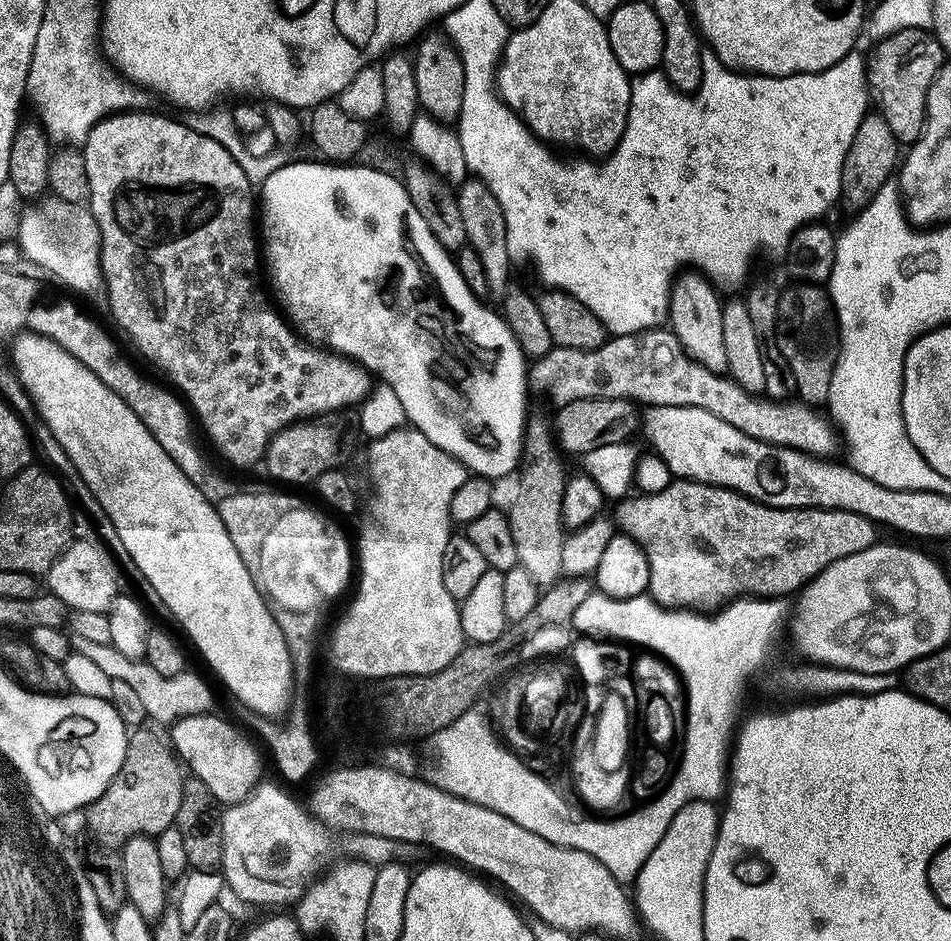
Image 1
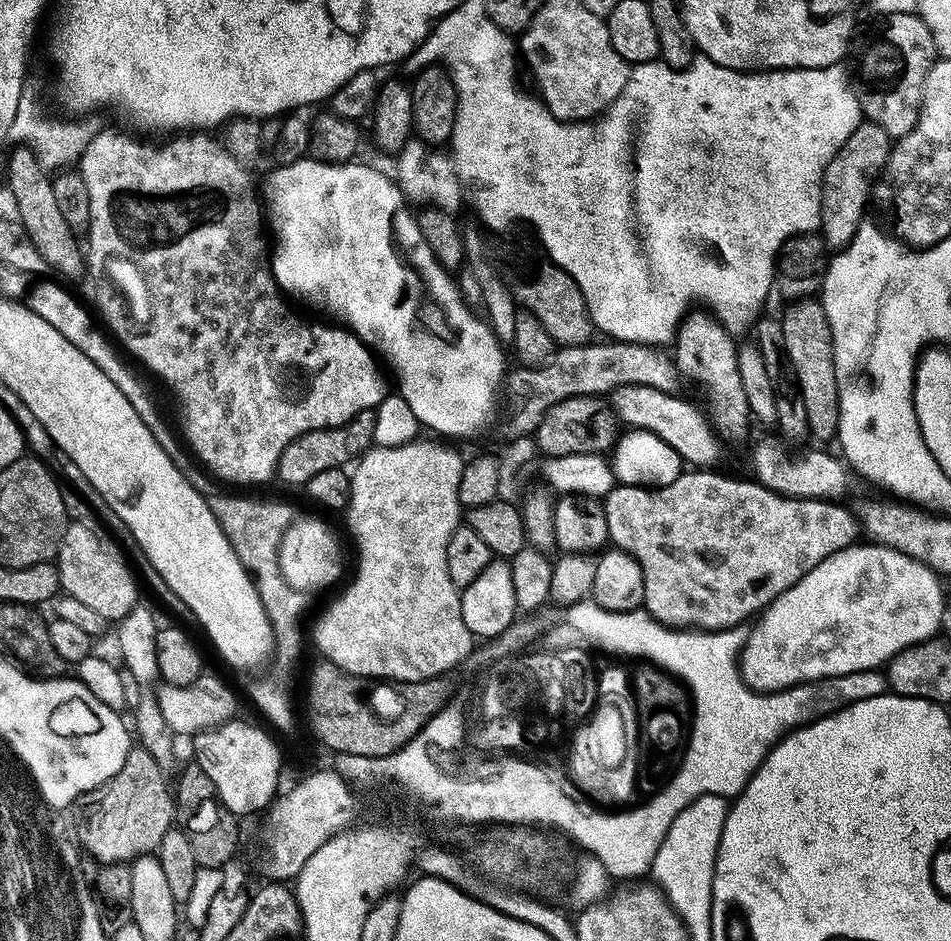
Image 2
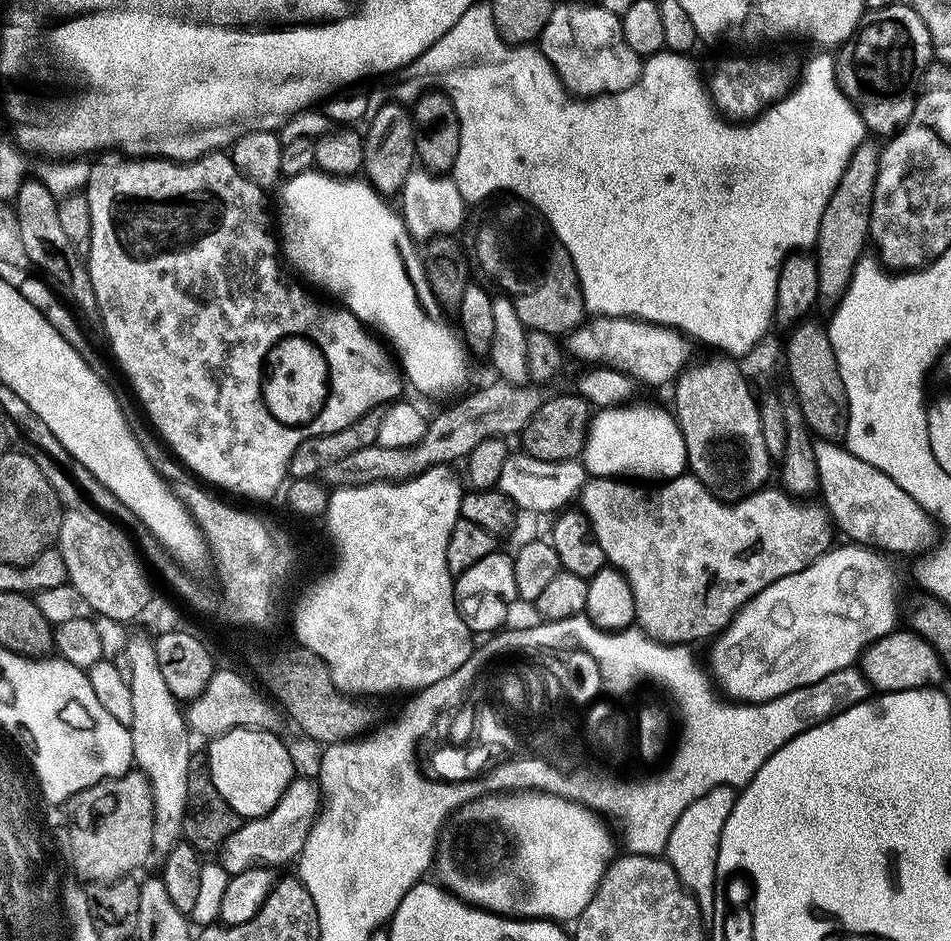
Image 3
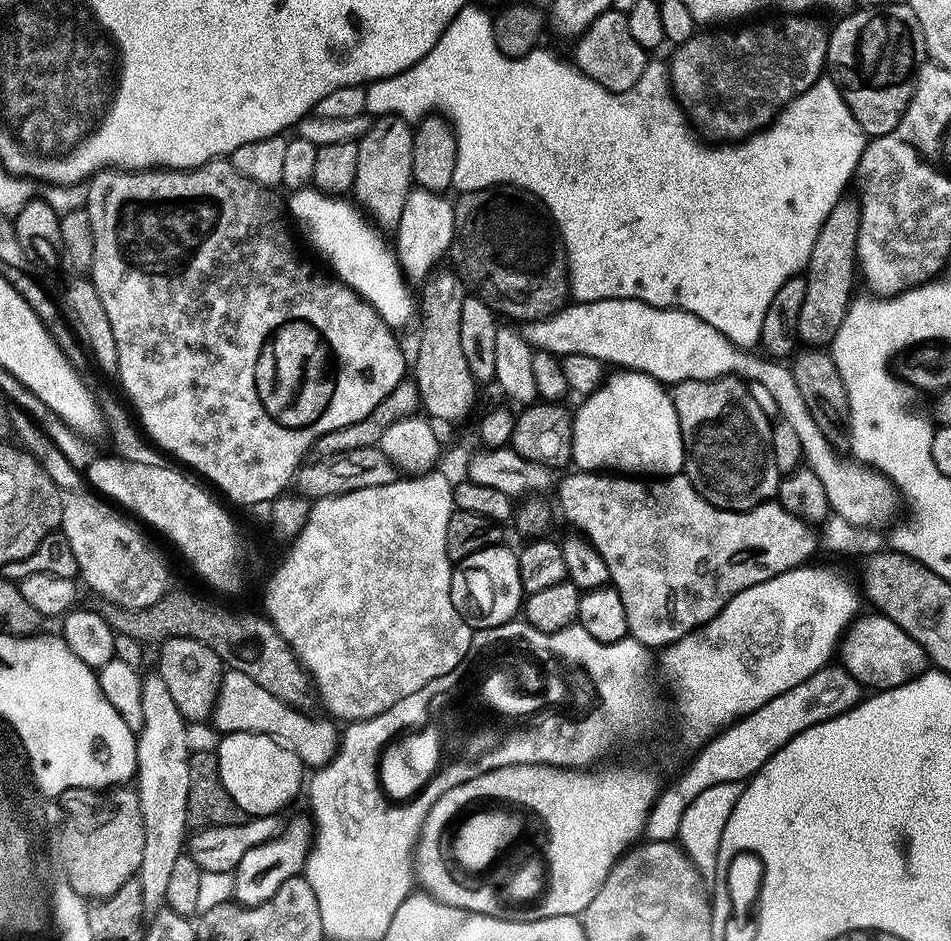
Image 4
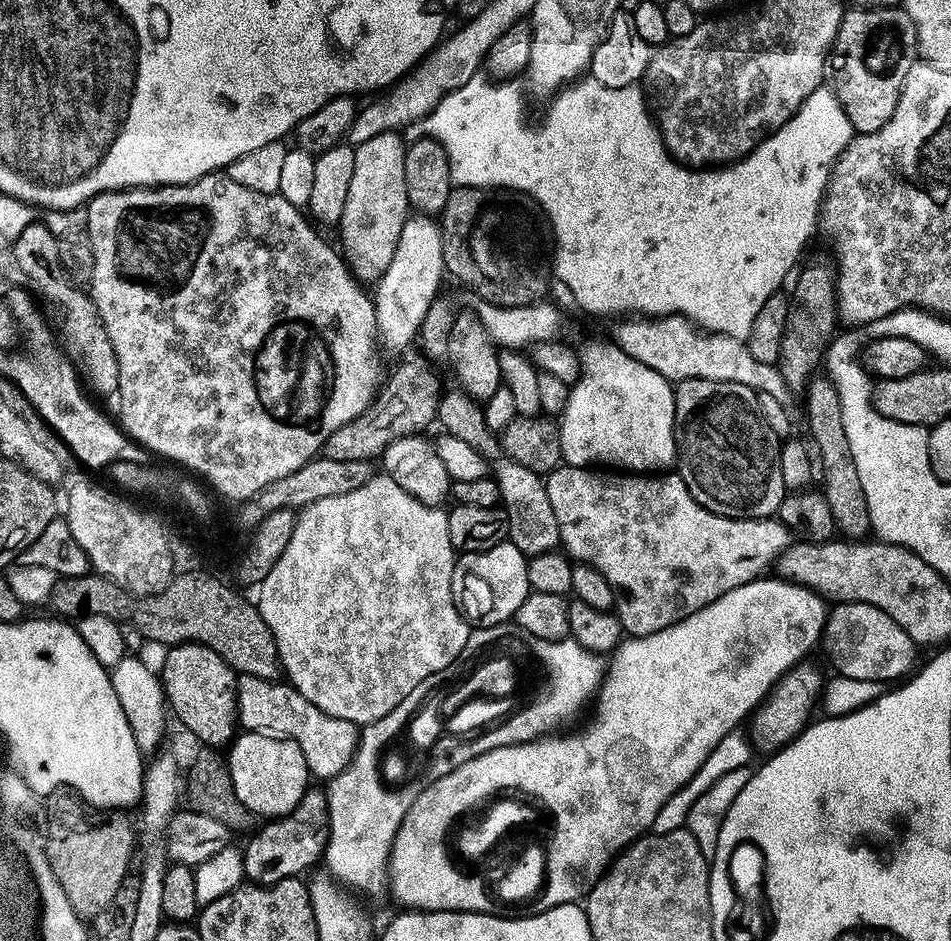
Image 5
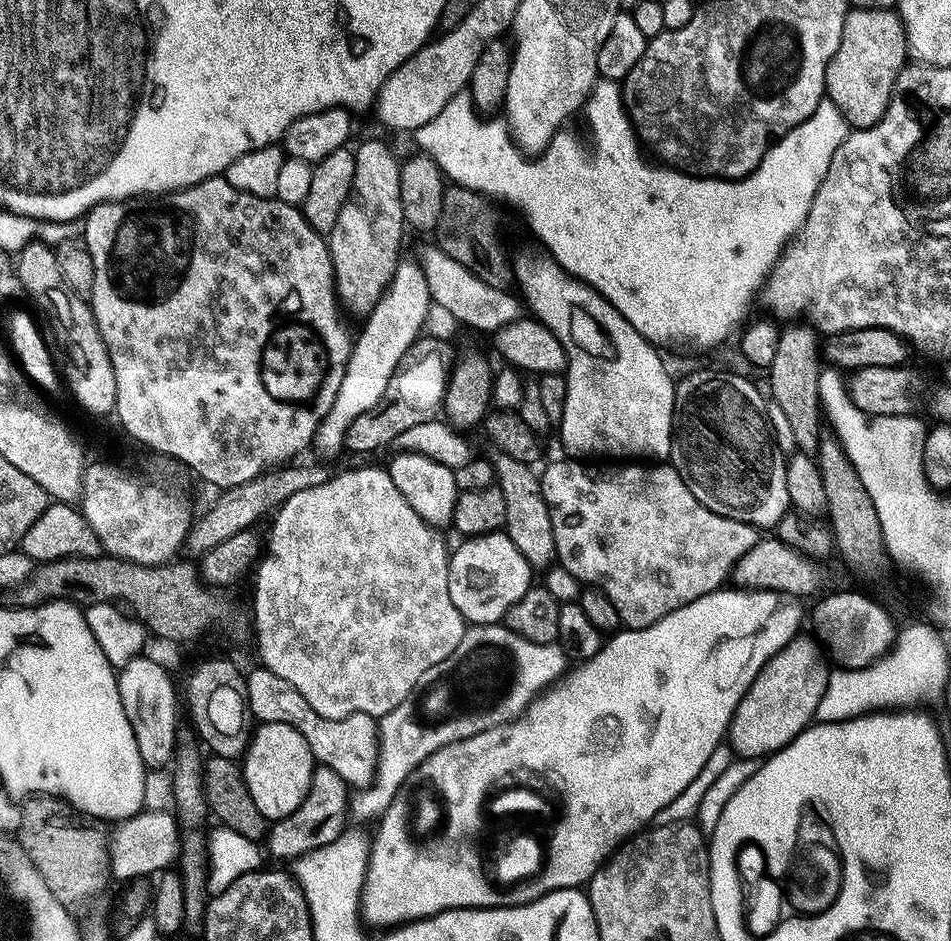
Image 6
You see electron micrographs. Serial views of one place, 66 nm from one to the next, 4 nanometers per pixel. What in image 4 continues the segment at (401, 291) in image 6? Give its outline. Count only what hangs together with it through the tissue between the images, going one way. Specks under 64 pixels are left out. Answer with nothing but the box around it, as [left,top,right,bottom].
[394,187,456,282]

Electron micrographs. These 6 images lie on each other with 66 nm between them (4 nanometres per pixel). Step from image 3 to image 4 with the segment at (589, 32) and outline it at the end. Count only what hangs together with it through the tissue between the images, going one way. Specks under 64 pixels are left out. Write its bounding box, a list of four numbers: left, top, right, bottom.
[575,10,650,92]

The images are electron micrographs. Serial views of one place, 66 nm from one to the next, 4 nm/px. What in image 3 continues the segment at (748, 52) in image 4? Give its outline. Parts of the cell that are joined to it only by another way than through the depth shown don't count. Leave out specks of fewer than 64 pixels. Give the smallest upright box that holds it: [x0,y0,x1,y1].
[706,56,793,122]

